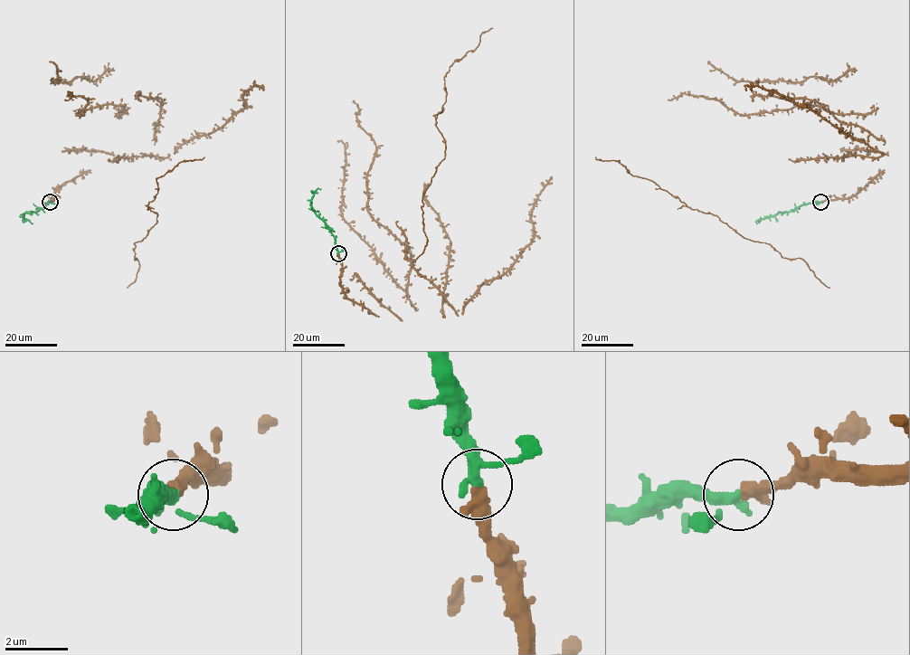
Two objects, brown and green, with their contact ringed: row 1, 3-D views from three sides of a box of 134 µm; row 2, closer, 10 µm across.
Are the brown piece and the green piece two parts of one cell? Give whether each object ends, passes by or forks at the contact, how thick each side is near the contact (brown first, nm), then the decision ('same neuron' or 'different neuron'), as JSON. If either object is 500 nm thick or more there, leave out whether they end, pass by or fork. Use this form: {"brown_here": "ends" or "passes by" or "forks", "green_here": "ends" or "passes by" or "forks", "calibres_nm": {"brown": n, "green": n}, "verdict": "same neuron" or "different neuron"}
{"brown_here": "ends", "green_here": "passes by", "calibres_nm": {"brown": 480, "green": 300}, "verdict": "same neuron"}

